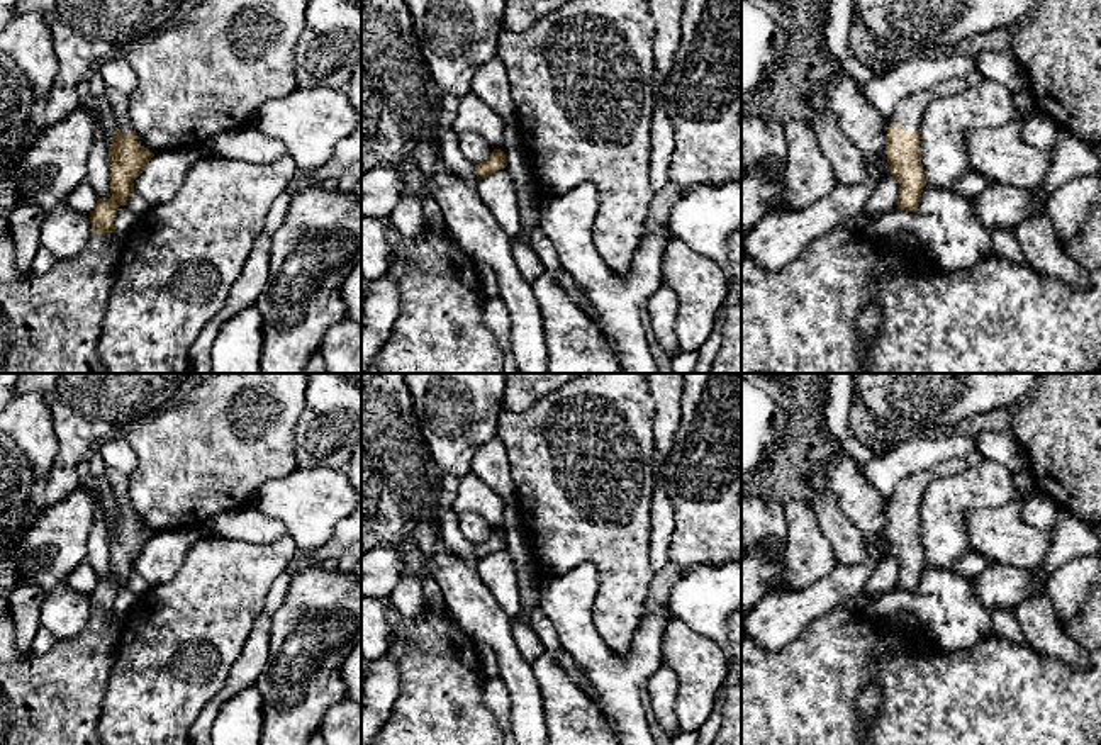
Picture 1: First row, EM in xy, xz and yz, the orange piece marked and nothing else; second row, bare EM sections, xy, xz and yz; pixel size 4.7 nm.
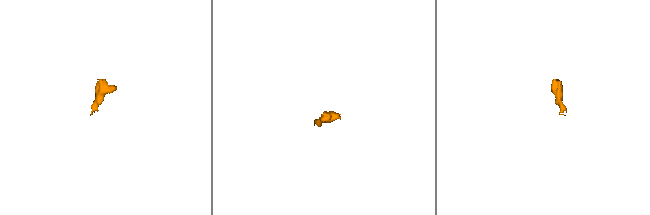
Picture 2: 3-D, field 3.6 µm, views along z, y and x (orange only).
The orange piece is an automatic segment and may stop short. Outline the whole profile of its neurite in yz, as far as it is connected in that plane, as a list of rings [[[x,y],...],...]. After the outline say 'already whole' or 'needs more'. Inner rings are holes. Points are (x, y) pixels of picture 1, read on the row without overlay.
[[[975,450],[962,458],[940,462],[903,479],[889,499],[887,543],[889,553],[899,562],[897,589],[916,592],[926,565],[921,545],[919,506],[926,485],[940,477],[955,475],[979,465],[984,457]]]; needs more

